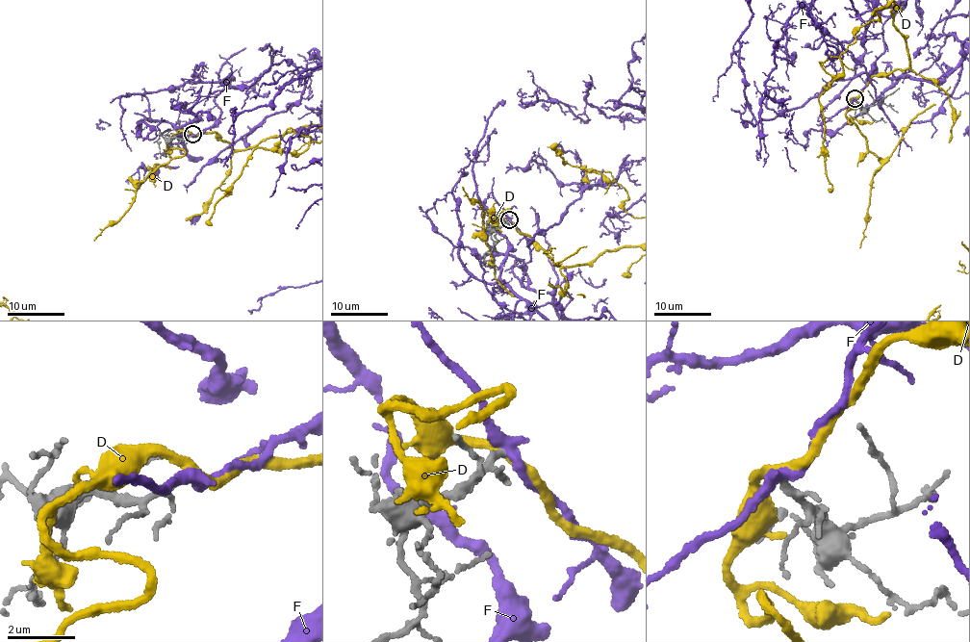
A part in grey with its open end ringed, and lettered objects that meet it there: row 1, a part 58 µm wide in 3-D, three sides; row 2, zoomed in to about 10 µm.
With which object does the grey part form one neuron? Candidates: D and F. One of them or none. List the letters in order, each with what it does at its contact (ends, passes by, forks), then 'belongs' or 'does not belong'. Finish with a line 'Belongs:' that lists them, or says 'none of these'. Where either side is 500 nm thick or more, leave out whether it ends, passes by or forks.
D: it passes by; does not belong
F: it passes by; does not belong
Belongs: none of these

